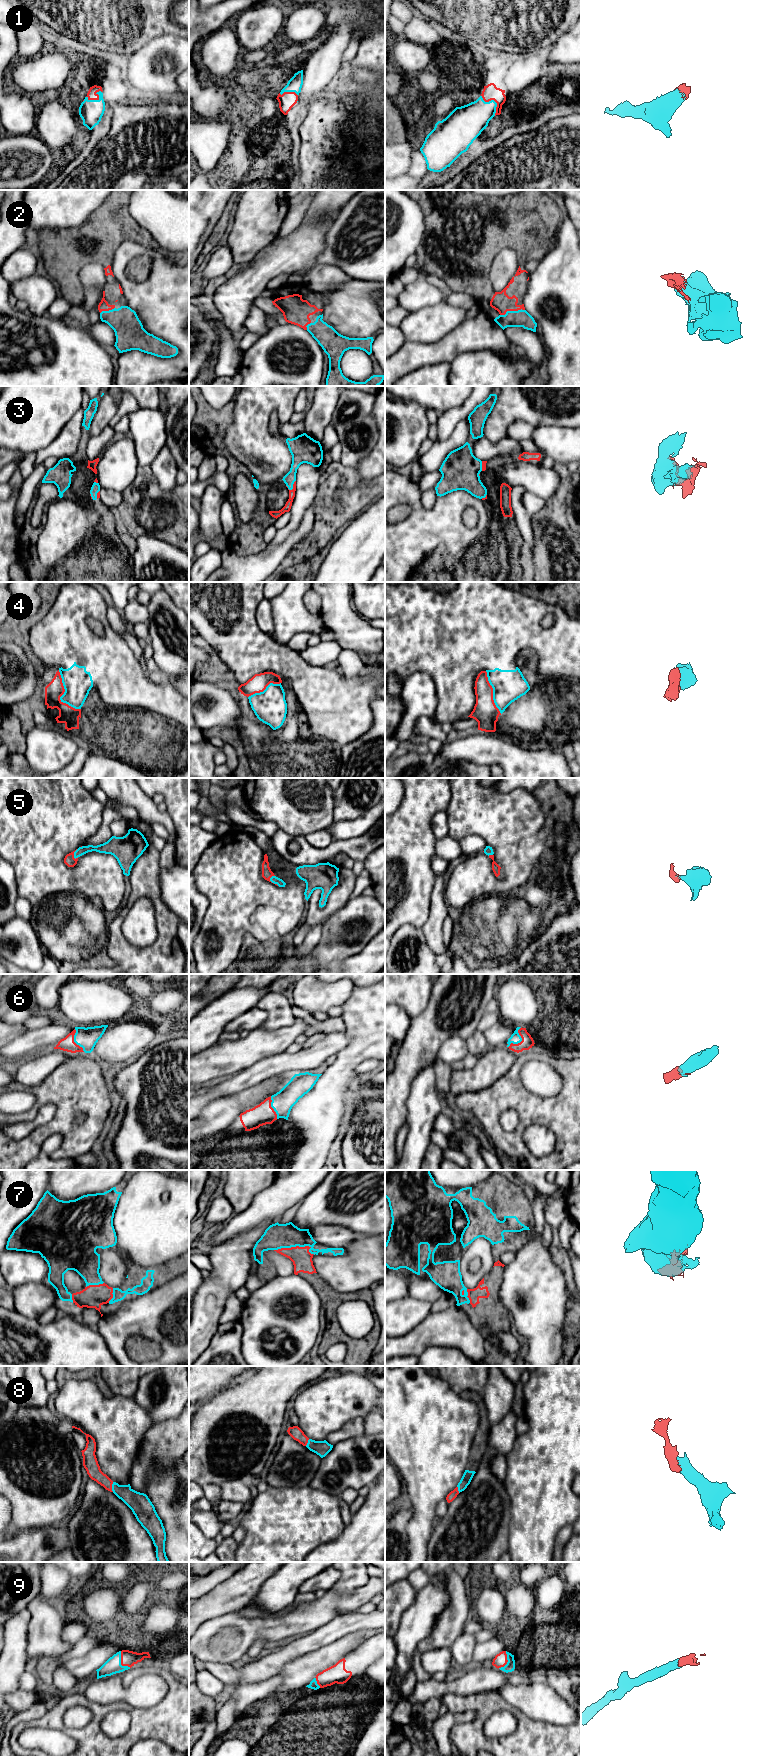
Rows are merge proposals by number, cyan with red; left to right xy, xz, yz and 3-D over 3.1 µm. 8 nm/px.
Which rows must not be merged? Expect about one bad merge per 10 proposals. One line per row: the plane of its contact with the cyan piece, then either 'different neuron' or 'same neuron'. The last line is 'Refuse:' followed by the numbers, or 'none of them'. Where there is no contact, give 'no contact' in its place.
1: yz | same neuron
2: yz | same neuron
3: xz | same neuron
4: xy | different neuron
5: xz | same neuron
6: yz | same neuron
7: xz | same neuron
8: xy | same neuron
9: xy | same neuron
Refuse: 4

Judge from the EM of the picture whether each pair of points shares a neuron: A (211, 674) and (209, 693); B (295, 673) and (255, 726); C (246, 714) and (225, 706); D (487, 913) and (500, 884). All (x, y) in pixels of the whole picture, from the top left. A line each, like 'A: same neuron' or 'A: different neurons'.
A: different neurons
B: different neurons
C: different neurons
D: different neurons

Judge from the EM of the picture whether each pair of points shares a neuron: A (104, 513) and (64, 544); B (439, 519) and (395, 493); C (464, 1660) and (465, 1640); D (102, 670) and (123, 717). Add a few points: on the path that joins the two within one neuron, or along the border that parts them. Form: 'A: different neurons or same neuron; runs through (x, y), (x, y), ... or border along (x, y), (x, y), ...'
A: different neurons; border along (81, 502), (99, 517), (86, 537)
B: same neuron; runs through (428, 518), (406, 496)
C: same neuron; runs through (464, 1655), (464, 1645)
D: different neurons; border along (105, 707), (143, 709)

